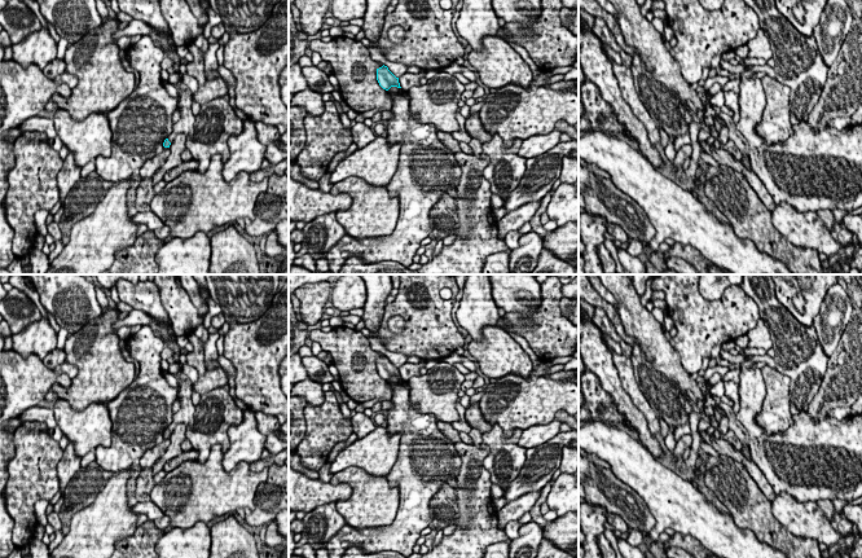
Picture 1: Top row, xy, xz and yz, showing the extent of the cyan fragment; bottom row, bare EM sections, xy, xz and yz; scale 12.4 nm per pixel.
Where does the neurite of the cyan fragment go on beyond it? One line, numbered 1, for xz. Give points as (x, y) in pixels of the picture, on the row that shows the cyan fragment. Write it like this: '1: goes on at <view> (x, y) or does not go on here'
1: does not go on here

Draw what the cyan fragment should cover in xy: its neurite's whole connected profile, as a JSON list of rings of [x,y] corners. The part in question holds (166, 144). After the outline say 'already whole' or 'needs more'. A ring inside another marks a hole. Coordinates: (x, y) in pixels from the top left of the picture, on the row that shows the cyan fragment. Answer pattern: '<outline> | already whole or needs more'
[[[118,0],[118,5],[120,12],[131,16],[133,19],[148,23],[153,28],[153,31],[149,34],[149,38],[154,43],[160,44],[160,49],[163,50],[164,56],[173,61],[172,67],[175,74],[180,75],[180,80],[173,85],[179,93],[177,100],[181,119],[173,123],[172,132],[164,140],[163,146],[170,148],[177,133],[184,133],[188,139],[193,139],[195,117],[192,111],[192,105],[194,101],[192,97],[192,92],[181,80],[182,74],[179,71],[181,61],[179,54],[173,50],[176,48],[173,40],[166,40],[158,34],[159,30],[171,34],[168,23],[162,16],[159,0]]] | needs more

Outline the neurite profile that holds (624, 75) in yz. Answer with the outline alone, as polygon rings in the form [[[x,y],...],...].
[[[611,57],[610,61],[612,62],[613,74],[617,78],[624,100],[629,104],[633,114],[643,123],[651,144],[656,146],[660,142],[660,132],[635,92],[630,67],[617,65]]]

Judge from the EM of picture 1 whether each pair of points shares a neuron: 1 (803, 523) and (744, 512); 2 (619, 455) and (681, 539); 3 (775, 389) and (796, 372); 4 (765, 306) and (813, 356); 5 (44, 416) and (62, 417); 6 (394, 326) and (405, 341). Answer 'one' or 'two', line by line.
1: two
2: two
3: two
4: one
5: two
6: two

